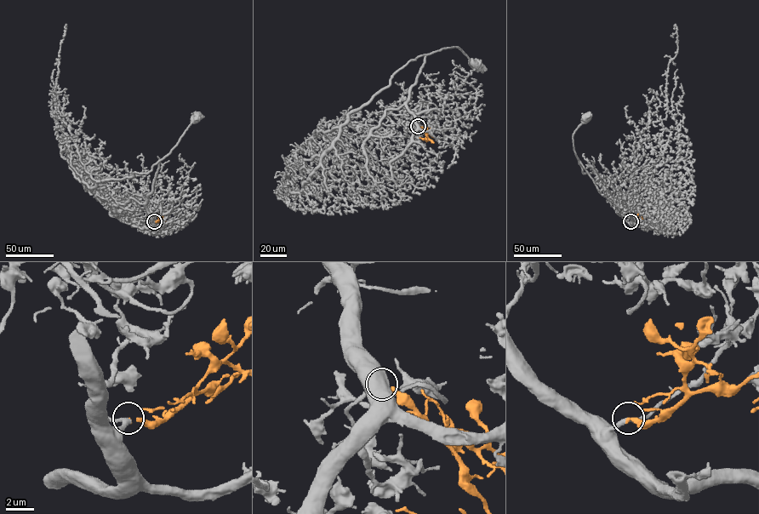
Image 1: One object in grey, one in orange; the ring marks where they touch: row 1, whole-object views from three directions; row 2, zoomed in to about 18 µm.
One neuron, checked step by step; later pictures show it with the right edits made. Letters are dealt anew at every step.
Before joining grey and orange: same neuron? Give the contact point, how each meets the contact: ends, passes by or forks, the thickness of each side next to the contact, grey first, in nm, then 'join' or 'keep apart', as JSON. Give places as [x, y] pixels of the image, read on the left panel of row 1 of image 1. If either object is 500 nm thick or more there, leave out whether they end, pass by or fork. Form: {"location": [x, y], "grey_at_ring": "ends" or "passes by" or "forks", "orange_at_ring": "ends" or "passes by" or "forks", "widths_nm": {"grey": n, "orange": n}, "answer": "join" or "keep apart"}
{"location": [154, 221], "grey_at_ring": "passes by", "orange_at_ring": "ends", "widths_nm": {"grey": 300, "orange": 200}, "answer": "join"}

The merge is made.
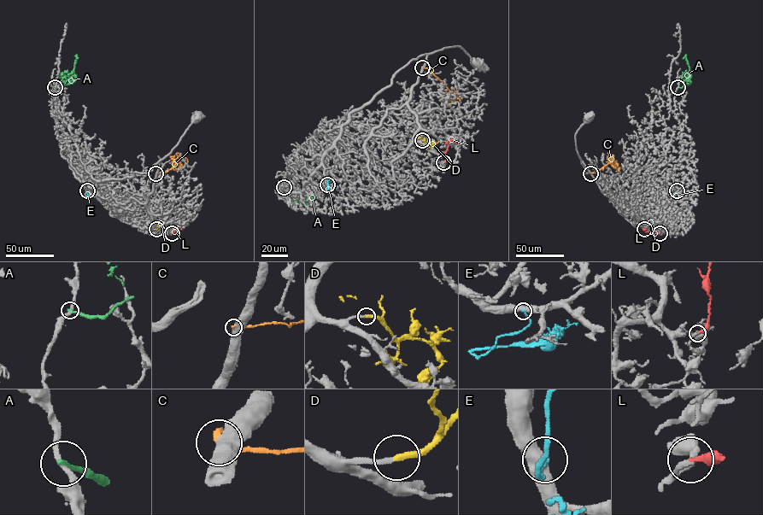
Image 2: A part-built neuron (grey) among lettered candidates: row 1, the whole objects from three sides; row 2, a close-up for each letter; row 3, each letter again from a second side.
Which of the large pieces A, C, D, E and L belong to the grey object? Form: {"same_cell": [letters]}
{"same_cell": ["D"]}

